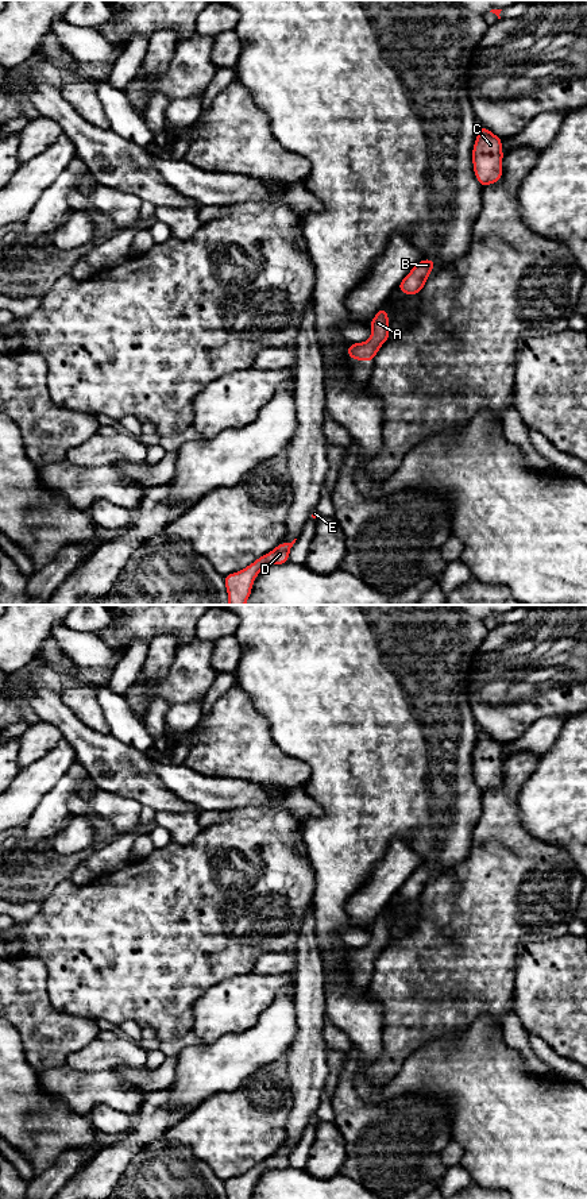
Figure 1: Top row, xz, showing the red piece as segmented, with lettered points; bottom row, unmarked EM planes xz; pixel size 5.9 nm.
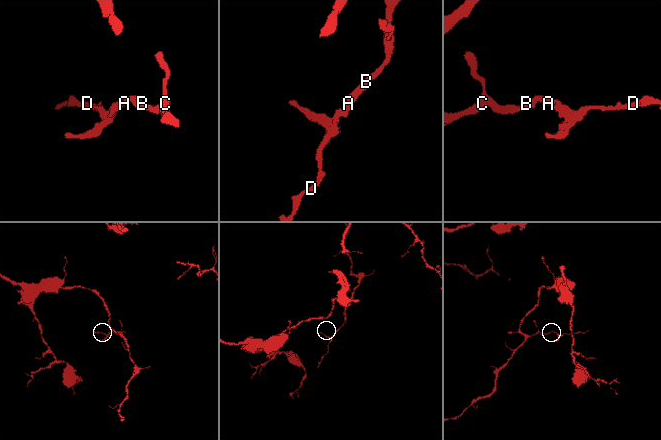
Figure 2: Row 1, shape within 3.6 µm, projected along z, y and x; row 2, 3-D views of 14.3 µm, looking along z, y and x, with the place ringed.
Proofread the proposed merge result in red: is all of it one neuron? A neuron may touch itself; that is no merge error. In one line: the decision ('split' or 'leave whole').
leave whole

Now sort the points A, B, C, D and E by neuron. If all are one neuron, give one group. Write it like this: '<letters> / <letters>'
A B C D E

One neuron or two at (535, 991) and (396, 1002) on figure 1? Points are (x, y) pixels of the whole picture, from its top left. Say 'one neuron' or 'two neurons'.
two neurons

